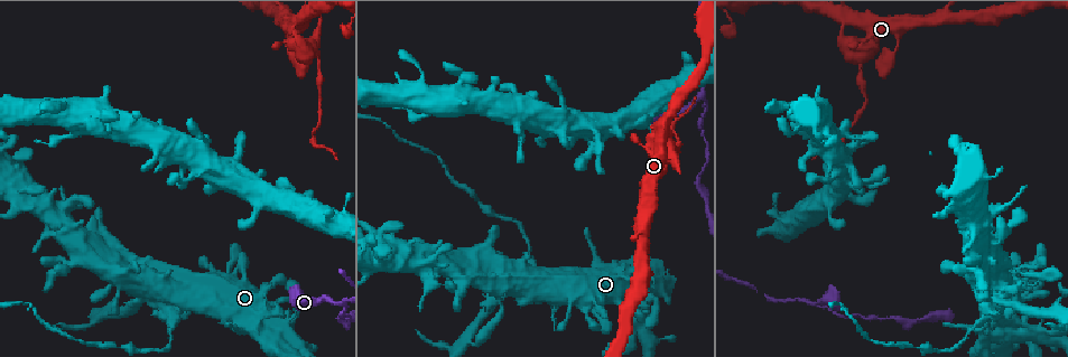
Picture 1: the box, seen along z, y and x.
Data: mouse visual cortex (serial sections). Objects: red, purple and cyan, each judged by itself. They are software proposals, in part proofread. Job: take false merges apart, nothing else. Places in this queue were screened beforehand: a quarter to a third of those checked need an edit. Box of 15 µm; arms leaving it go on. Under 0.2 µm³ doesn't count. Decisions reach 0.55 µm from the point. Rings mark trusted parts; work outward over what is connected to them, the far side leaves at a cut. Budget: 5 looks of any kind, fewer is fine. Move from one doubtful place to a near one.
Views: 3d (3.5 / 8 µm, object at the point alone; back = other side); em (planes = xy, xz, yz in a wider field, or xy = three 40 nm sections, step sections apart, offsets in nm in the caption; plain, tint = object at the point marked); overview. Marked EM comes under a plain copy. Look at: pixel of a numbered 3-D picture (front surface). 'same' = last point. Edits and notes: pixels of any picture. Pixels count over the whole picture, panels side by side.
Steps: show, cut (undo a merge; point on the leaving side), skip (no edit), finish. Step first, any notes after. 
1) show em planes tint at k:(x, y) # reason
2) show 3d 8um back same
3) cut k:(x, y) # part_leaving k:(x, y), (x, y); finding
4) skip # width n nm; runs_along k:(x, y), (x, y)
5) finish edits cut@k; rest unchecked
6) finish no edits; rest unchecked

show 3d 8um at 1:(393, 253) # thick turns thin

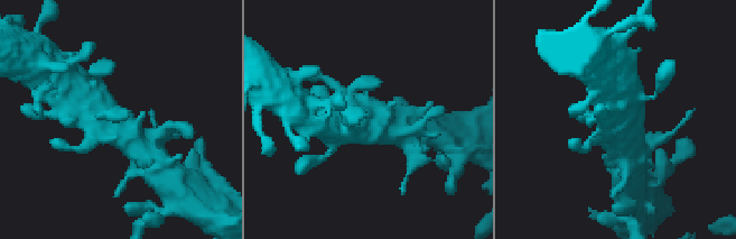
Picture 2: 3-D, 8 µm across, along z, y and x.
show 3d 3.5um at 2:(111, 123) # zoom in

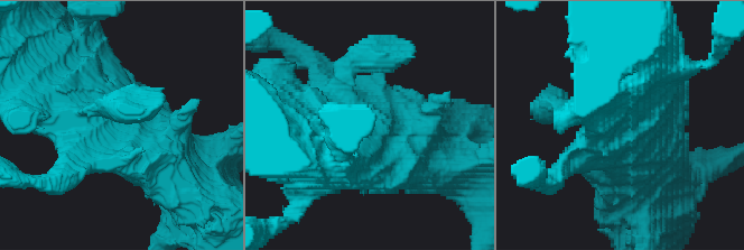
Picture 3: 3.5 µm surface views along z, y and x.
show em xy step 5 tint at 3:(371, 137)

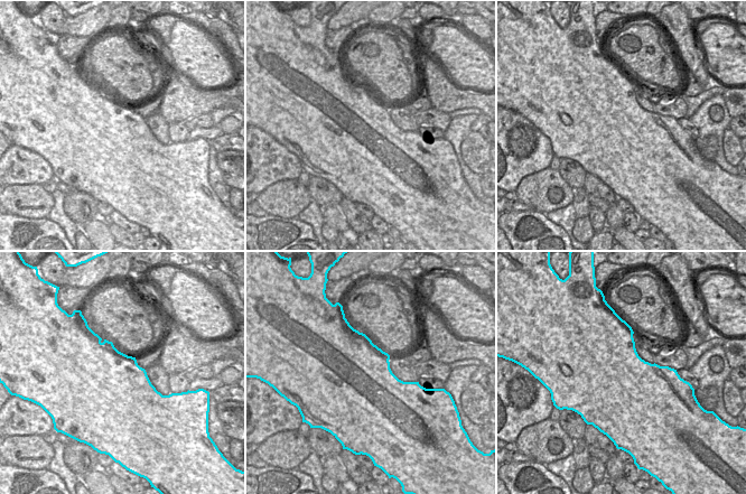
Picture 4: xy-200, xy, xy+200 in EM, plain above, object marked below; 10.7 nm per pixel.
skip # one cell here

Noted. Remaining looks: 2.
show 3d 3.5um back at 1:(862, 44) # calibre changes

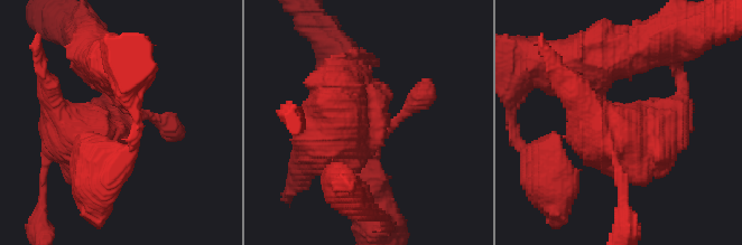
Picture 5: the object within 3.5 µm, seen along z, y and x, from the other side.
show em xy step 2 tint at 5:(368, 118) # shape alone is not enough

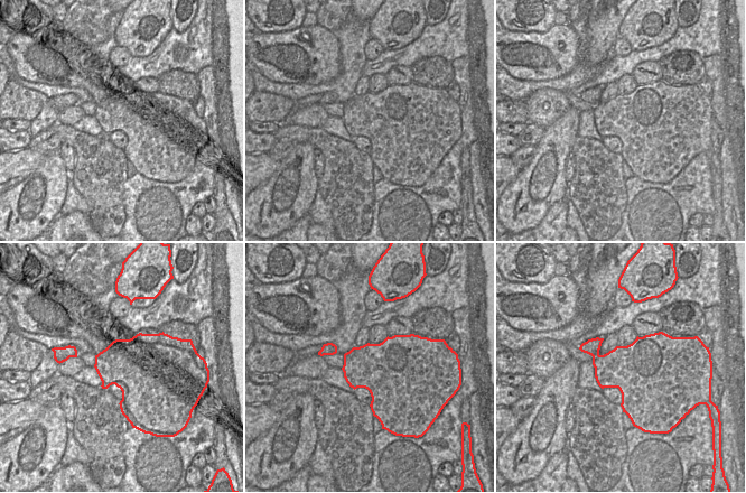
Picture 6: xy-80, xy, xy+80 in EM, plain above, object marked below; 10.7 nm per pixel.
cut 5:(583, 125) # part_leaving 5:(621, 121), (612, 139), (584, 104); two cells meet here

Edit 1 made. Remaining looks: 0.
finish edits cut@5; rest unchecked

